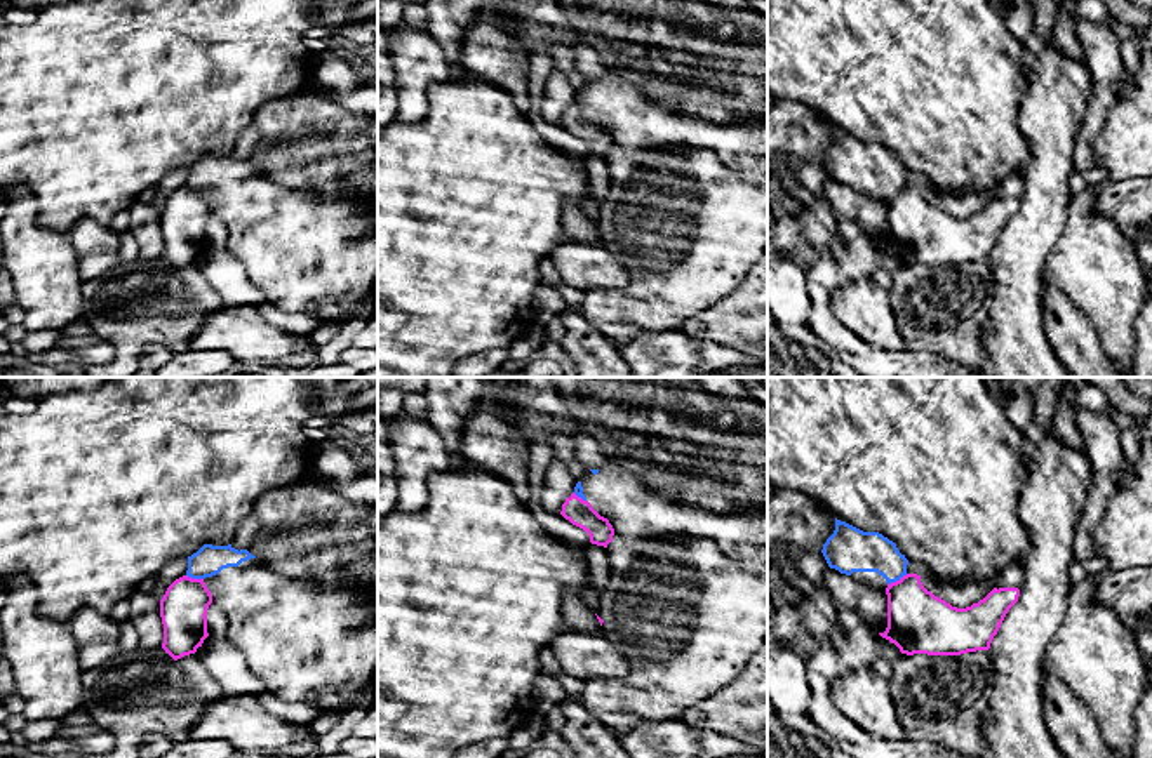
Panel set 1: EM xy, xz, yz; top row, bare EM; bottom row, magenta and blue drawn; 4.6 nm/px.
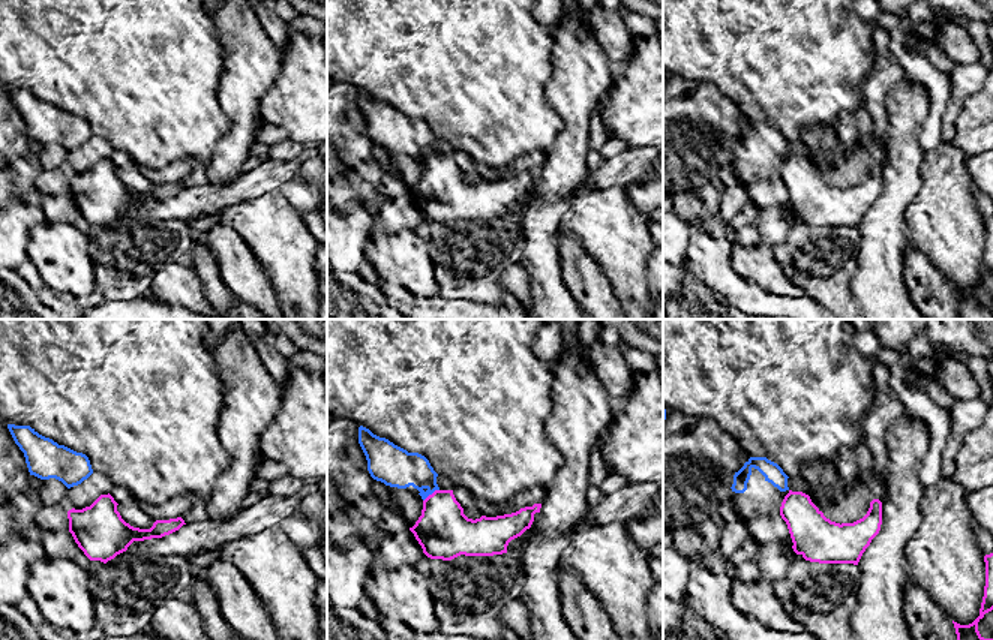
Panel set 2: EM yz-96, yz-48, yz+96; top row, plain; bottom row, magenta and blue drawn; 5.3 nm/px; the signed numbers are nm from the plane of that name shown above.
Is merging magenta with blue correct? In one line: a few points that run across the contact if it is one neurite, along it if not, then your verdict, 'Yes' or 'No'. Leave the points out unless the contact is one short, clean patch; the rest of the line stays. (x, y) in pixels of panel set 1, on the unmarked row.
Line: yz (907, 185), (888, 195). No

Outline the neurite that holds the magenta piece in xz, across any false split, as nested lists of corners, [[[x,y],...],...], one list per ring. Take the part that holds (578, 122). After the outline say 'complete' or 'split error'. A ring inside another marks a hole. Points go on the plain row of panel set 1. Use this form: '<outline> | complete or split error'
[[[574,103],[562,115],[560,125],[583,139],[590,146],[592,155],[607,158],[613,151],[614,139],[609,130],[600,127],[588,111],[583,111]]] | complete

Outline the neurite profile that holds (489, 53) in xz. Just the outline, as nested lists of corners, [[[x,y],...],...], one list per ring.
[[[487,16],[475,19],[465,33],[461,64],[468,76],[487,80],[506,90],[515,106],[529,115],[527,75],[531,52]]]

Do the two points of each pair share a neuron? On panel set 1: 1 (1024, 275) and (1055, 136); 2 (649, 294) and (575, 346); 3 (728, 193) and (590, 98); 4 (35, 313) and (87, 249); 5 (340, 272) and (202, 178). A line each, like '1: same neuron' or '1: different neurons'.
1: same neuron
2: different neurons
3: different neurons
4: different neurons
5: same neuron

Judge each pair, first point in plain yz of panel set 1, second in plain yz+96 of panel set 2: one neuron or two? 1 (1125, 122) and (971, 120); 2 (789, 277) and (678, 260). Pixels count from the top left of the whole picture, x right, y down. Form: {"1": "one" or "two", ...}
{"1": "one", "2": "one"}

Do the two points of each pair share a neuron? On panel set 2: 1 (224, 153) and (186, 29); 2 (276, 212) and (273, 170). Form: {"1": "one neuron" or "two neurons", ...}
{"1": "two neurons", "2": "two neurons"}

